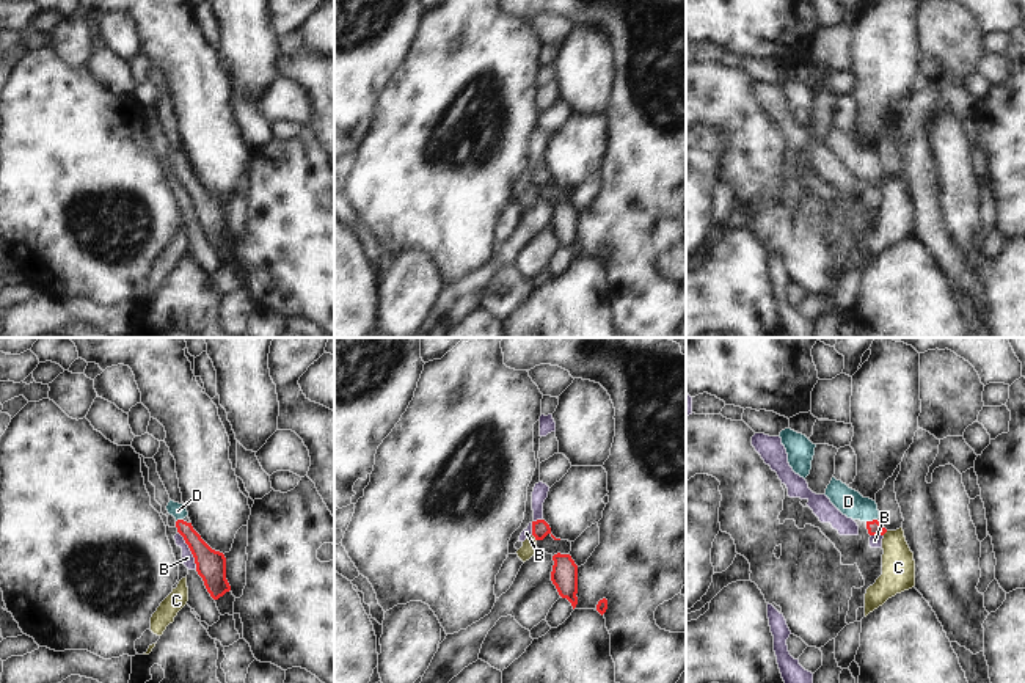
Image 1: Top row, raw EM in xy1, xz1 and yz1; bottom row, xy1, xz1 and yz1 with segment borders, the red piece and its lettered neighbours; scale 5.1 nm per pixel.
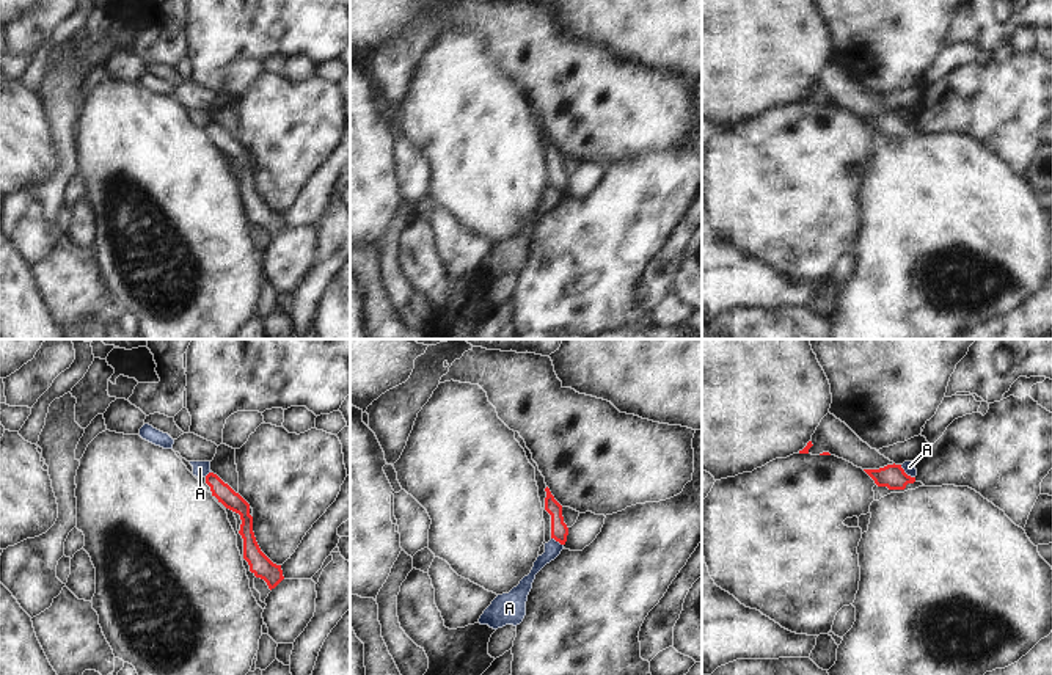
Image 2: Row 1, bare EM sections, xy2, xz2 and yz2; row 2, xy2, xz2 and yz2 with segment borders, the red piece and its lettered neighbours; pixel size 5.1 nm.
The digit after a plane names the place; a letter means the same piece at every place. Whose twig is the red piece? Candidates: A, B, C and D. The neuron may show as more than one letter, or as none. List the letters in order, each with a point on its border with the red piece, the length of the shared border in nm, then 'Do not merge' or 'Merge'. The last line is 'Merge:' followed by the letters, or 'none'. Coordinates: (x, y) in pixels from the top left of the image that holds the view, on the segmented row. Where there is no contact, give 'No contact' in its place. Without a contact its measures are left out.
A: Touches red at yz2 (905, 473). Shared border 100 nm. Do not merge
B: Touches red at xy1 (190, 550). Shared border 220 nm. Do not merge
C: Touches red at xz1 (534, 536). Shared border 40 nm. Do not merge
D: Touches red at yz1 (873, 520). Shared border 60 nm. Merge
Merge: D.

